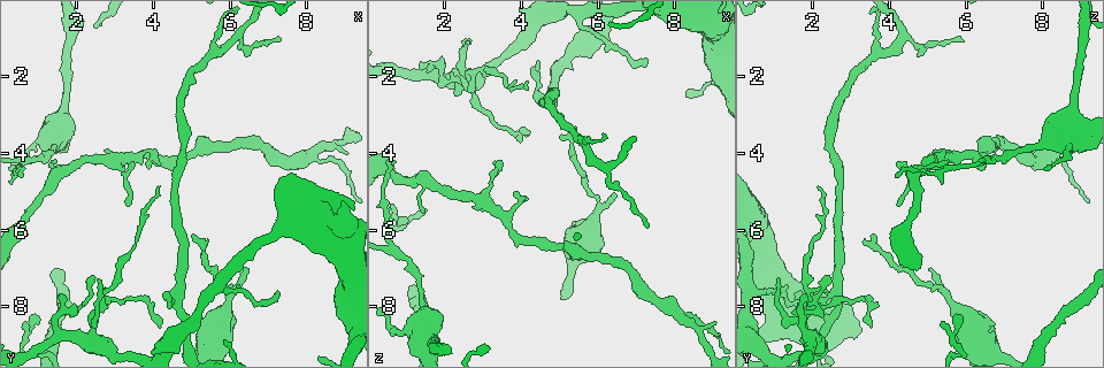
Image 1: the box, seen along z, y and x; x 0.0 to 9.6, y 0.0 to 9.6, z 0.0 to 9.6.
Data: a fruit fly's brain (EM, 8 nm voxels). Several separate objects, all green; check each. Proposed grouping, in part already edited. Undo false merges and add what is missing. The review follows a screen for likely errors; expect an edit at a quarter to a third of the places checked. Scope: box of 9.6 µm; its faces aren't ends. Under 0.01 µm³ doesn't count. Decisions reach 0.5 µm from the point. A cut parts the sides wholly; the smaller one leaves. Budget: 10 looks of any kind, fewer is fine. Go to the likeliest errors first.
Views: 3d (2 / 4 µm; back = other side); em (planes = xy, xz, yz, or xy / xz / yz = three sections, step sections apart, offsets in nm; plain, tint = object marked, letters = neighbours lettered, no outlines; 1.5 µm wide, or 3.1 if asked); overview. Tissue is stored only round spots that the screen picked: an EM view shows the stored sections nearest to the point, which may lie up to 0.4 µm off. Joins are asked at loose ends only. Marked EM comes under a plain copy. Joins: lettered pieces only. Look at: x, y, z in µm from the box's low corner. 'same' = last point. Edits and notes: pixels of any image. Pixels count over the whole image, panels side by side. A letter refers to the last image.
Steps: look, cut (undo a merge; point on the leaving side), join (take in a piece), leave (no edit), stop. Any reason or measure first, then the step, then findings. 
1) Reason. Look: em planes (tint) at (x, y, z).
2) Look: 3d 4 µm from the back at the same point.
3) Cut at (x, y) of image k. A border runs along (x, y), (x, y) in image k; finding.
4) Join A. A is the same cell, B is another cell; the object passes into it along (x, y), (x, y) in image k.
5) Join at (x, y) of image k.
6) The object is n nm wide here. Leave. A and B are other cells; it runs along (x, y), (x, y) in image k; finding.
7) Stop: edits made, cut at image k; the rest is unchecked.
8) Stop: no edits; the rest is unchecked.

Branch stops here. Look: 3d 4 µm at (1.50, 4.25, 5.55).

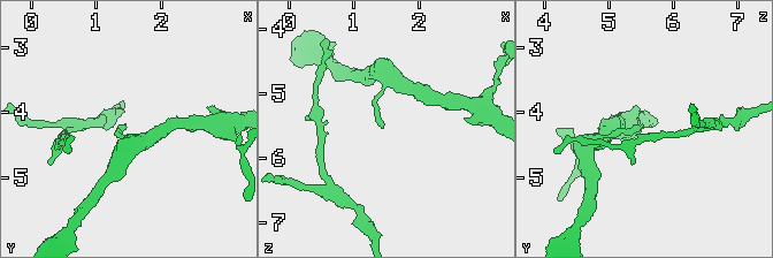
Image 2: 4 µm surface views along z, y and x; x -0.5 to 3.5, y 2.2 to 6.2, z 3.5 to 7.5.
Need the tissue. Look: em planes (letters) at (1.50, 4.20, 5.55).

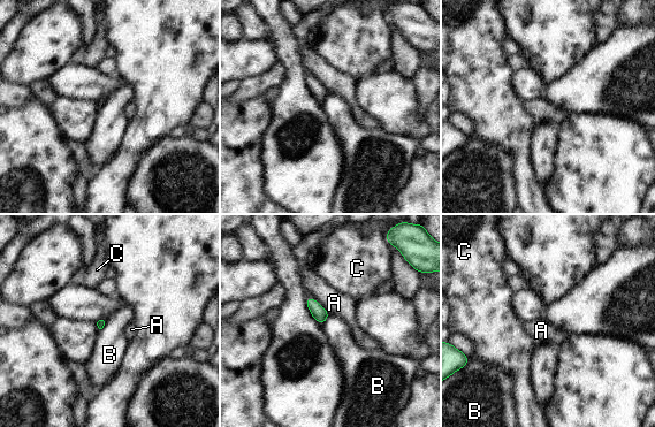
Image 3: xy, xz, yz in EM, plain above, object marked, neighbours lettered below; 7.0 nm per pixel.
The longest contact is with A, 200 nm. Leave. A, B and C are other cells; no lettered piece goes on from it.

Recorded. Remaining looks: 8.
Thin end. Look: em xy step 8 (letters) at (0.55, 8.40, 5.35).

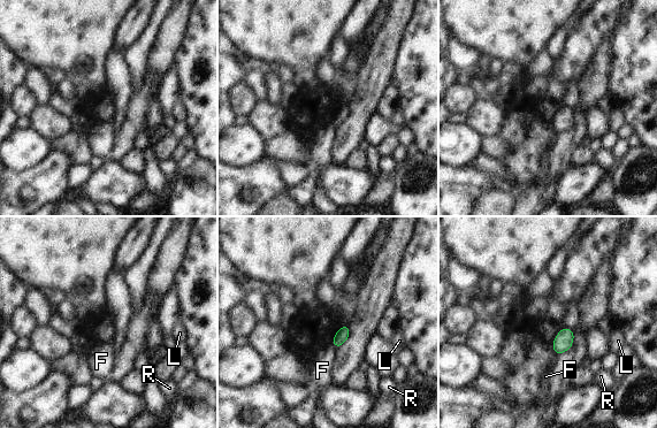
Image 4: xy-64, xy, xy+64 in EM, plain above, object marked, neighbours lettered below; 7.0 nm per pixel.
Another direction. Look: em yz step 4 (letters) at the same point.

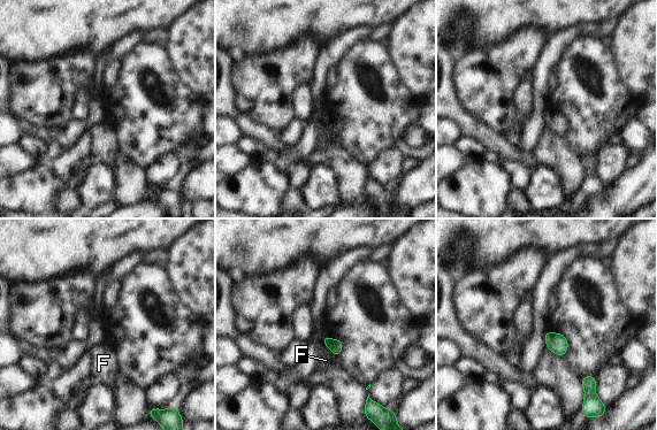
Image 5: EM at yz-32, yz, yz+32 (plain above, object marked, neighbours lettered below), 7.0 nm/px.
Leave. F is another cell; a border runs along (323, 344), (337, 356) in image 5; no lettered piece goes on from it.

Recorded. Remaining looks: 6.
Sudden change in width. Look: em yz step 4 (tint) at (6.15, 7.55, 5.45).

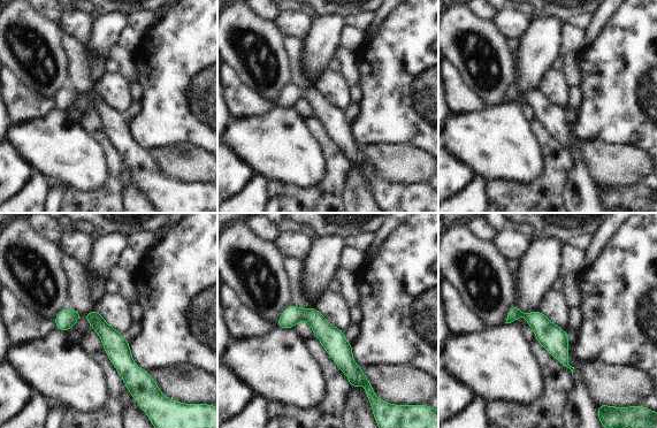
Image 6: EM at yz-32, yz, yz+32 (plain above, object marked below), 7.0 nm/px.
Look: em xz step 4 (letters) at the same point.

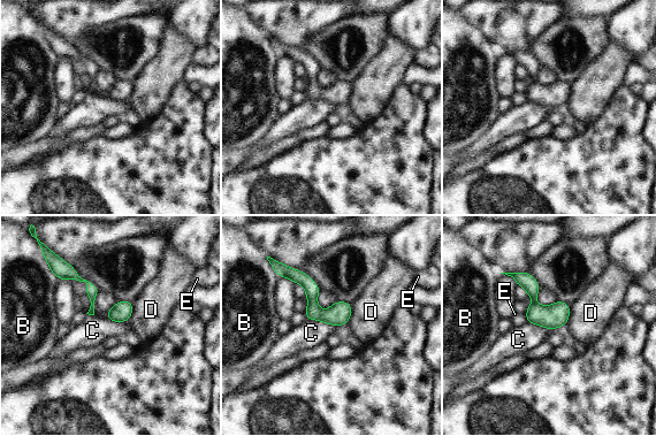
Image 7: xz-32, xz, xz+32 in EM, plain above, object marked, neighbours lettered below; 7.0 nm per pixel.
Leave. B, C, D and E are other cells; a border runs along (306, 318), (340, 326) in image 7; continuous, no second cell.

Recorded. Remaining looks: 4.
Thick turns thin. Look: em planes (tint) at (8.05, 4.15, 8.20).

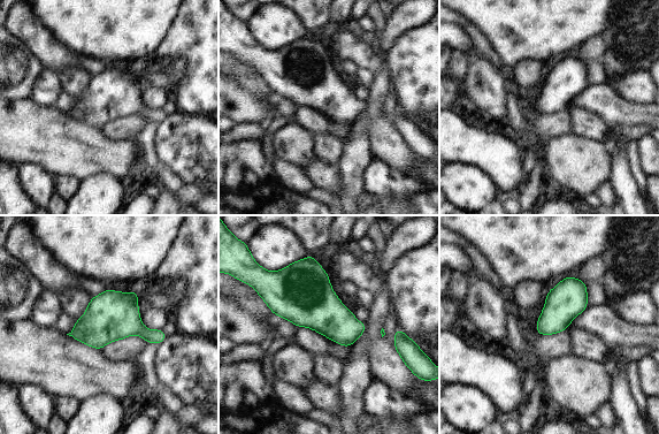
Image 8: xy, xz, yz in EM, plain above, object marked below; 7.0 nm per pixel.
See the neighbours. Look: em planes (letters) at the same point.

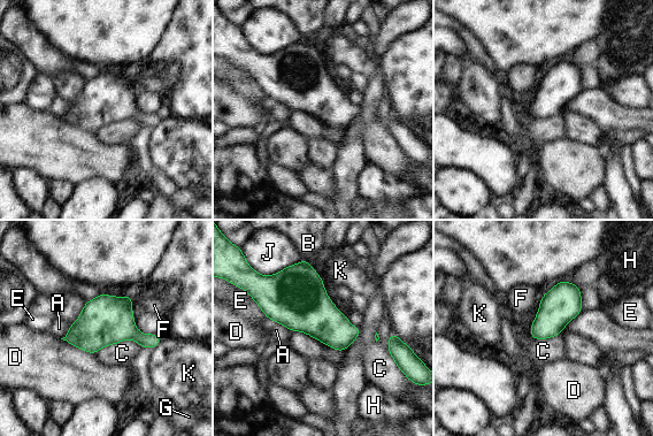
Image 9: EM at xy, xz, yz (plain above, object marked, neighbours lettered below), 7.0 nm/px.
The object is 300 nm wide here. Leave. A, B, C, D, E, F, G, H, J and K are other cells; all the same cell.

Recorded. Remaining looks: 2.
Stop: no edits; the rest is unchecked.

